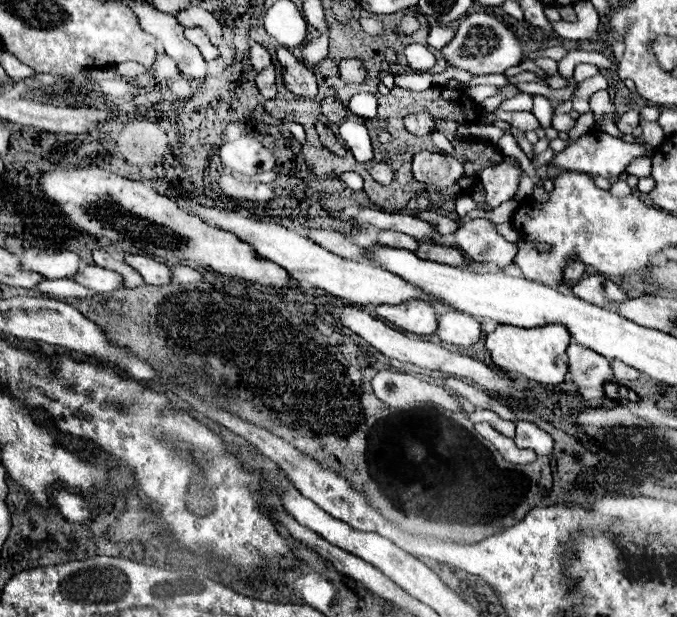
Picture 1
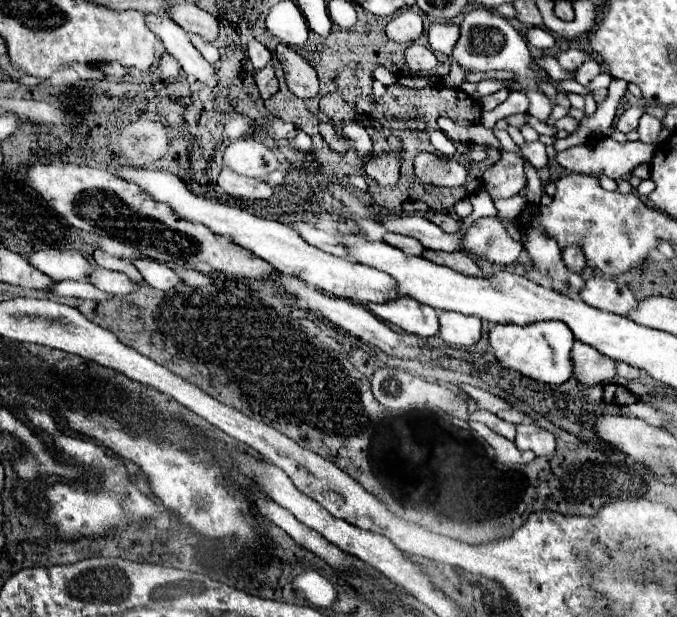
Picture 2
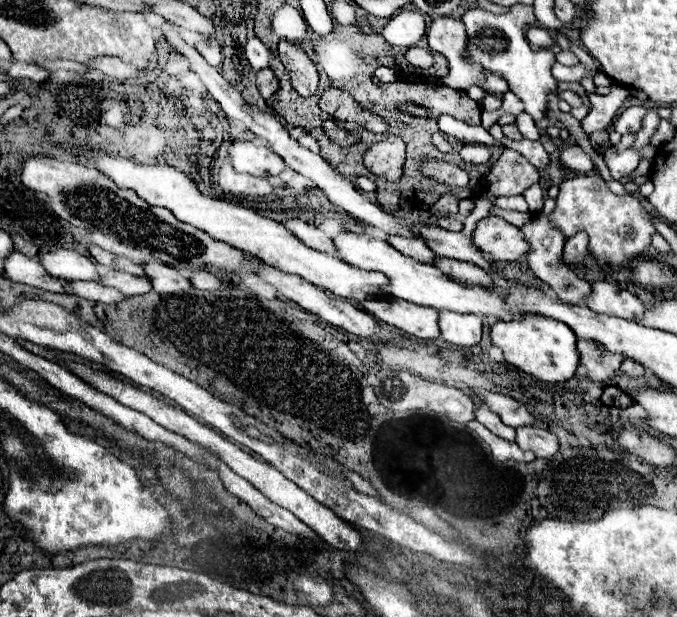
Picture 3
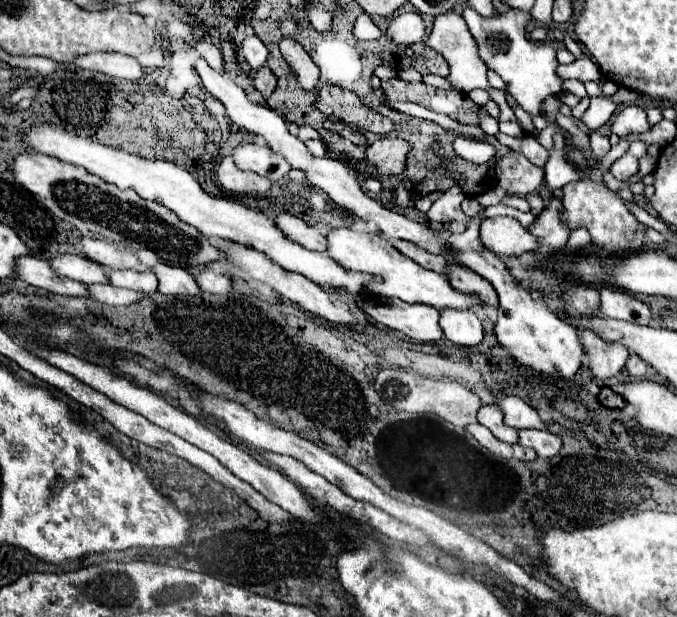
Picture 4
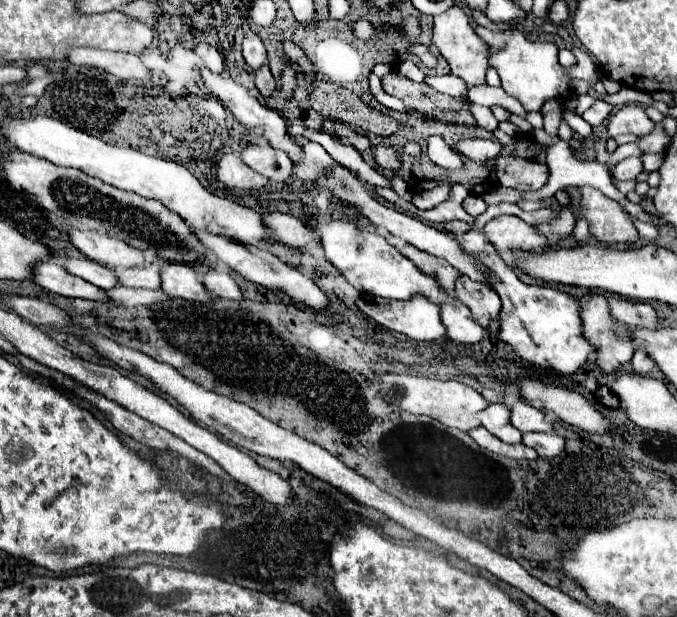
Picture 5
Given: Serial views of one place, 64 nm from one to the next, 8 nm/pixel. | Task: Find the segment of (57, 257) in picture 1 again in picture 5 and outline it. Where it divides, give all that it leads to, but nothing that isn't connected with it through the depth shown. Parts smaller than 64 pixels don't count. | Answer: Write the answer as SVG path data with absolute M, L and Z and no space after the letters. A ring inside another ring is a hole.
M66 258L66 260L62 260L62 266L70 274L74 274L74 276L78 276L78 278L82 278L82 280L86 280L86 282L102 288L102 290L110 290L110 288L118 286L116 272L102 266L102 264L98 264L98 262L94 262L94 260Z

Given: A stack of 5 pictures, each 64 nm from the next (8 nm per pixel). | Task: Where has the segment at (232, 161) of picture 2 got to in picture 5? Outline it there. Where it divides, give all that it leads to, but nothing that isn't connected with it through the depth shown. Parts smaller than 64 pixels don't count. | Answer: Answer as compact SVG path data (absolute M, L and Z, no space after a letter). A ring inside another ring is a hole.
M248 146L240 152L240 158L244 164L250 164L254 172L262 172L262 176L272 182L284 182L292 176L292 160L286 156L286 152L272 146Z

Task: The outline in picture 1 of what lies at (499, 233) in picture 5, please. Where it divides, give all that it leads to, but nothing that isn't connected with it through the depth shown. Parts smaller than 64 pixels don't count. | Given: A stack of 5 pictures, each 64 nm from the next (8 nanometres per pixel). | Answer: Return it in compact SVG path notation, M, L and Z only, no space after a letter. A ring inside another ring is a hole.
M484 218L468 220L454 232L454 244L460 252L474 262L486 262L498 268L506 268L518 254L516 244L504 240L498 234L496 224Z

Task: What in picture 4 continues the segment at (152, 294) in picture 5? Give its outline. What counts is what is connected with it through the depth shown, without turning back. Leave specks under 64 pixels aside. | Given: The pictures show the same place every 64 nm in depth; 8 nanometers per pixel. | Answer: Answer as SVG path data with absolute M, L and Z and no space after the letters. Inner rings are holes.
M88 284L88 288L94 300L104 302L108 306L130 306L134 302L142 302L144 298L150 298L150 294L144 292L134 292L134 290L114 288L114 286L102 288L102 284Z

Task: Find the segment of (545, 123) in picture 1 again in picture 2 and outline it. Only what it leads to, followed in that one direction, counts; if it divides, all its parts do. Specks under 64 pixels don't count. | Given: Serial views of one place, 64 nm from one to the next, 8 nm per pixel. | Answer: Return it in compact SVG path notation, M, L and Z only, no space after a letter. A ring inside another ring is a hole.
M472 10L464 16L462 24L460 24L462 32L460 32L460 40L458 46L454 48L454 58L470 72L492 72L492 70L508 70L514 74L514 82L518 82L522 86L520 92L524 92L530 100L528 104L528 114L538 118L540 122L546 122L550 112L552 112L552 104L550 100L542 94L540 90L540 82L550 82L550 76L546 71L535 72L531 69L537 65L536 60L528 52L528 44L522 38L520 32L514 28L512 20L500 14L494 14L490 10ZM502 36L501 40L496 38Z

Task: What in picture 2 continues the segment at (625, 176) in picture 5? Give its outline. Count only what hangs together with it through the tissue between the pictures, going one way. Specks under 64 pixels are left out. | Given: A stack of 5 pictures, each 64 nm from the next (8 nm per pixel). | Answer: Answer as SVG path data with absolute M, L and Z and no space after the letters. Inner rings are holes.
M600 138L594 142L586 142L580 146L572 146L564 152L558 152L556 160L560 166L576 172L576 174L604 174L608 178L620 180L624 174L628 174L634 166L650 162L654 156L656 146L654 144L642 144L642 142L616 142L612 138Z

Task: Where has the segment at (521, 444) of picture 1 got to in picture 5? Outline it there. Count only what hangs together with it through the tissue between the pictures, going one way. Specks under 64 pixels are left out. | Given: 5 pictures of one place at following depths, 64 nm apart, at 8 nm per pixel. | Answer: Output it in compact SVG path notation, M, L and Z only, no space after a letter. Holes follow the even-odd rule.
M524 432L522 444L530 446L538 452L540 458L554 458L564 450L564 438L556 434L544 434L544 432Z

